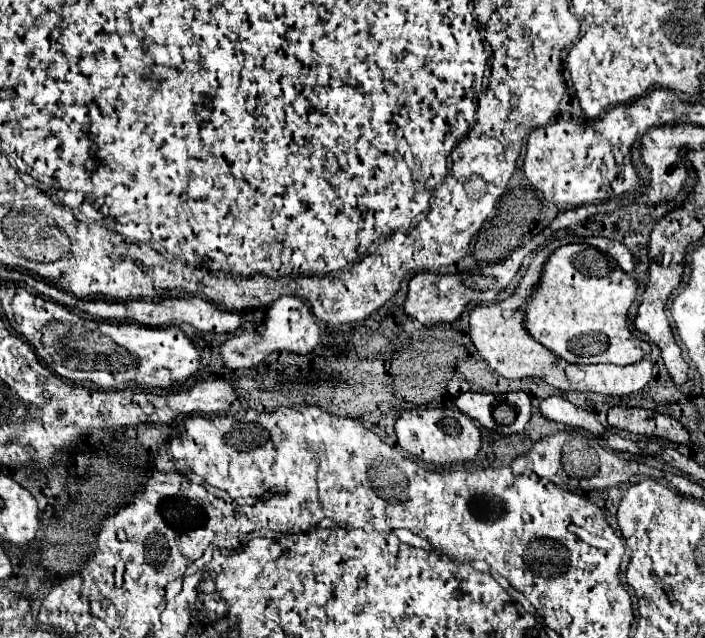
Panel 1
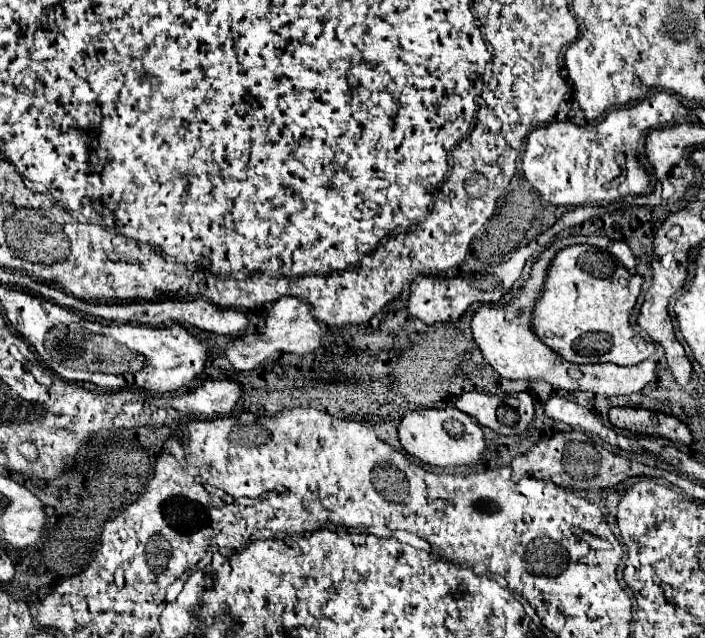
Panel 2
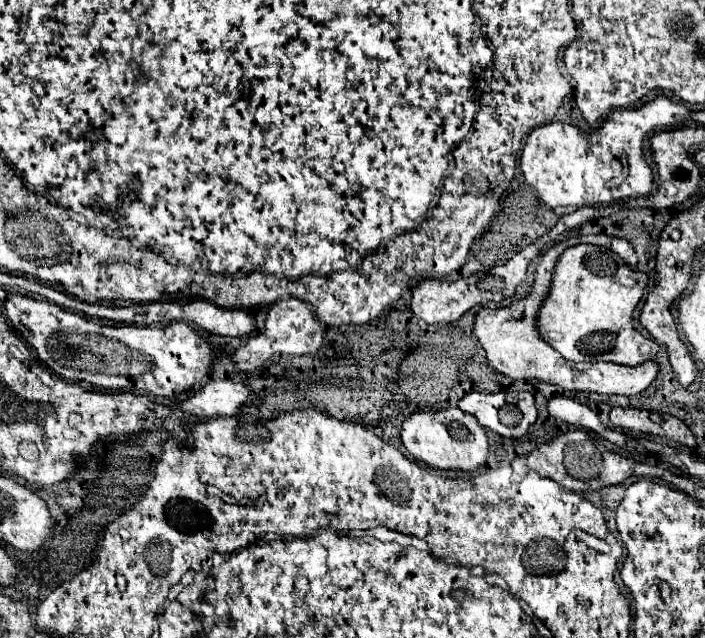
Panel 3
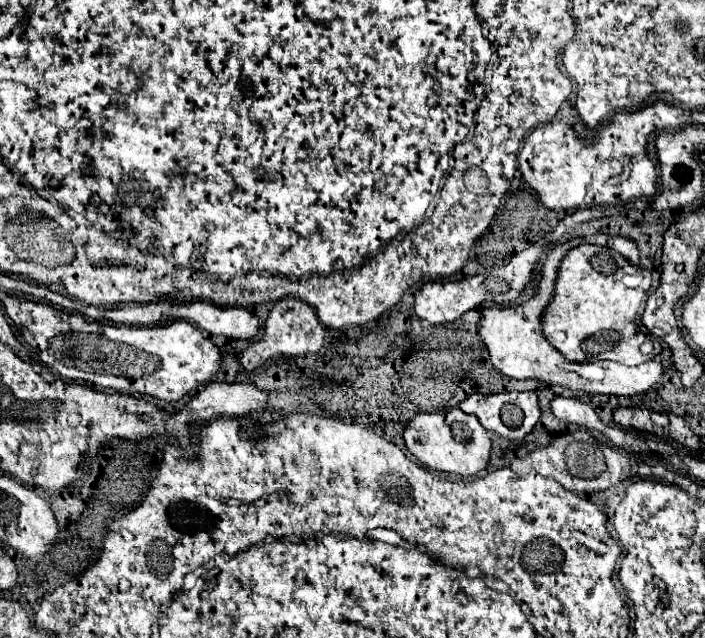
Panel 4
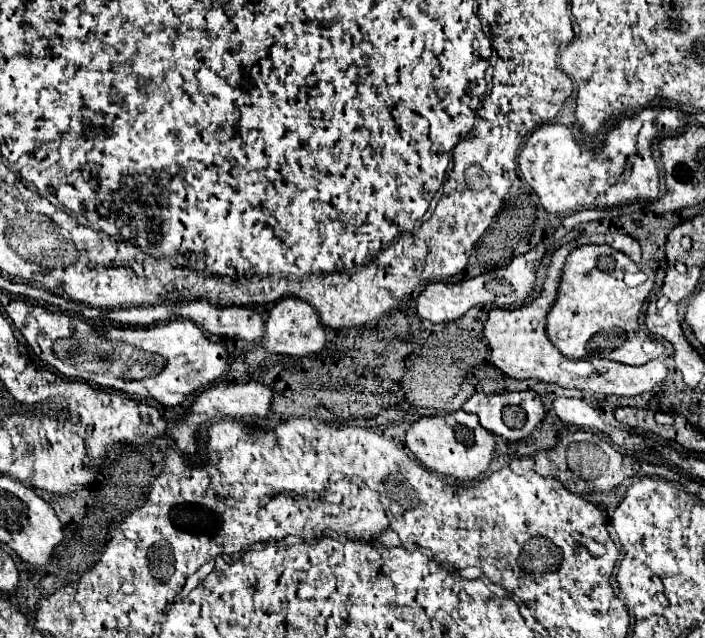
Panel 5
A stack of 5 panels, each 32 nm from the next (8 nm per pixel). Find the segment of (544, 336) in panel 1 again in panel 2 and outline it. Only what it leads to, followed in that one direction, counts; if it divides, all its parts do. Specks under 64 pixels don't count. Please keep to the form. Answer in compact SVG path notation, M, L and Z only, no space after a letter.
M590 244L566 246L550 262L544 290L532 306L530 326L548 348L568 362L638 364L654 354L654 344L638 336L630 324L630 310L640 296L640 286L642 278L628 274L612 254Z

